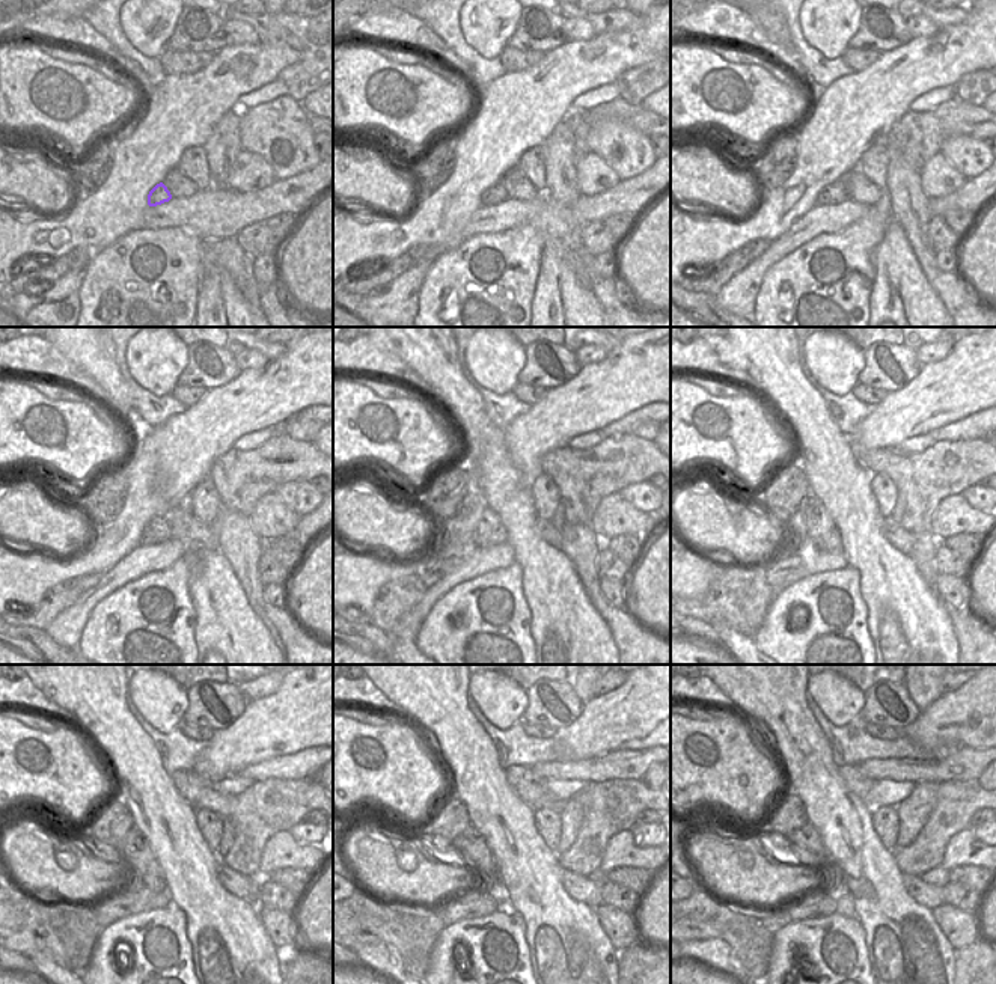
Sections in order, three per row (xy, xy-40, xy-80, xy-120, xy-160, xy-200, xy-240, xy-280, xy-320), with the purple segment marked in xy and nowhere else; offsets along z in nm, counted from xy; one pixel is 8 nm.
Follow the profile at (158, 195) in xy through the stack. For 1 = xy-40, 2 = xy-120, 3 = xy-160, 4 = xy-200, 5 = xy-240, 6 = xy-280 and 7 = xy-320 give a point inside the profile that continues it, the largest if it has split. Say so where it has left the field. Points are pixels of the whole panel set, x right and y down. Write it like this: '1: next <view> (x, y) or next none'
1: next xy-40 (496, 193)
2: next xy-120 (155, 531)
3: next xy-160 (490, 531)
4: next xy-200 (823, 535)
5: next xy-240 (146, 873)
6: next xy-280 (470, 844)
7: next xy-320 (805, 840)

